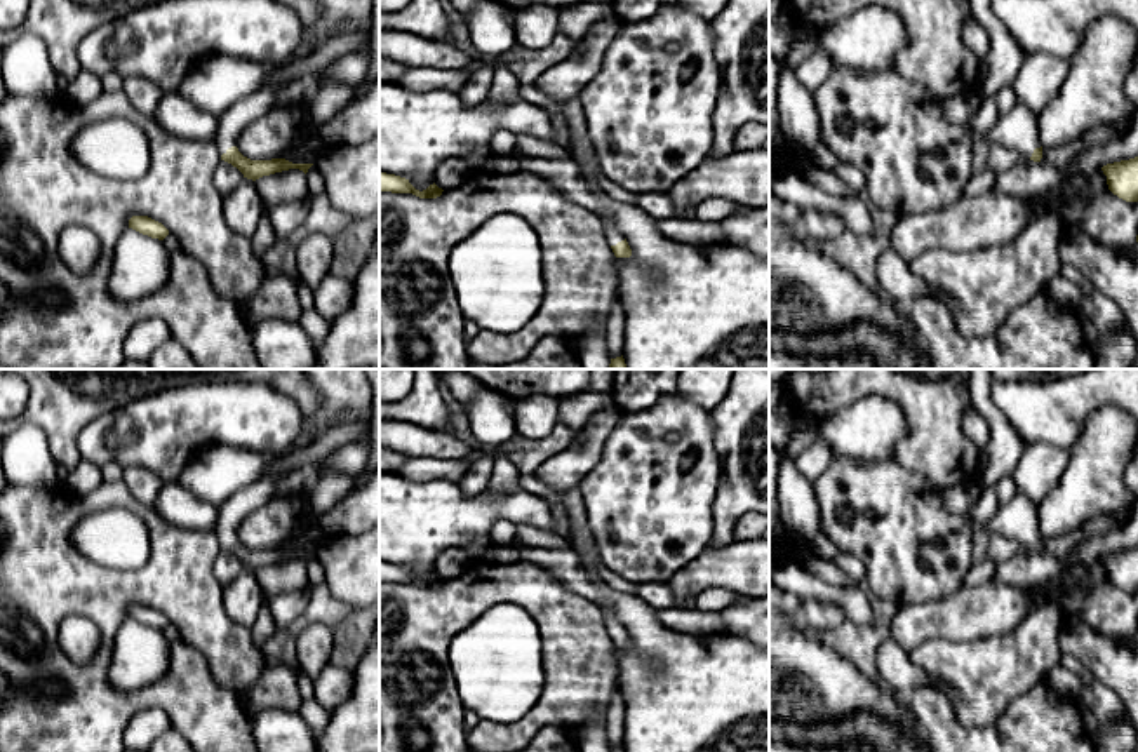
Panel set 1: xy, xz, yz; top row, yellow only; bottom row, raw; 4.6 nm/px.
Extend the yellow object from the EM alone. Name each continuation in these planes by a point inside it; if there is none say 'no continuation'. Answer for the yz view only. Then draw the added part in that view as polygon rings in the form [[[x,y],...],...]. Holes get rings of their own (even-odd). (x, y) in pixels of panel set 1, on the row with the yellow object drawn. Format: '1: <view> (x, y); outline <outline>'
1: yz (1017, 129); outline [[[1016,104],[1006,115],[1001,115],[987,138],[992,144],[1016,150],[1027,160],[1030,160],[1035,148],[1042,146],[1037,134],[1037,115],[1023,104]]]

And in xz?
1: xz (613, 235); outline [[[602,218],[604,235],[609,245],[616,245],[625,240],[625,235],[616,228],[614,221]]]

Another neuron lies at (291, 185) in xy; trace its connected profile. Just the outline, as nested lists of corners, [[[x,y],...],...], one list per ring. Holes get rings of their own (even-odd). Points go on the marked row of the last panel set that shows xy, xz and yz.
[[[299,169],[263,176],[254,181],[254,186],[270,209],[280,204],[310,200],[306,174]]]

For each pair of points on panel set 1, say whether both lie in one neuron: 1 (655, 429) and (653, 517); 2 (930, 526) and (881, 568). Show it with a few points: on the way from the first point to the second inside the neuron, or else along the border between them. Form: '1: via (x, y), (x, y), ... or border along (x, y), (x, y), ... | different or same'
1: via (655, 451), (649, 462), (649, 495) | same
2: via (916, 533), (910, 538), (910, 547), (895, 563) | same

